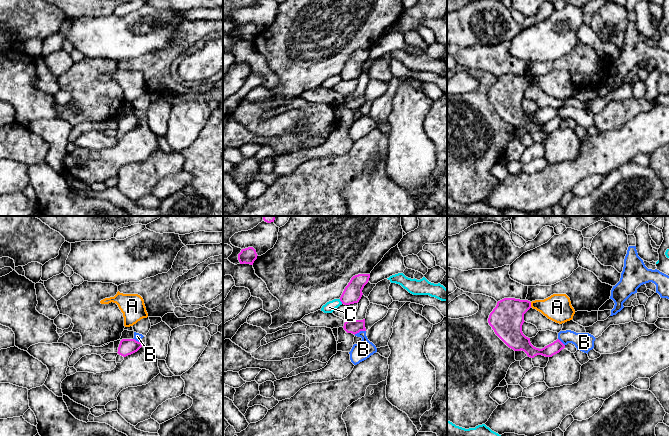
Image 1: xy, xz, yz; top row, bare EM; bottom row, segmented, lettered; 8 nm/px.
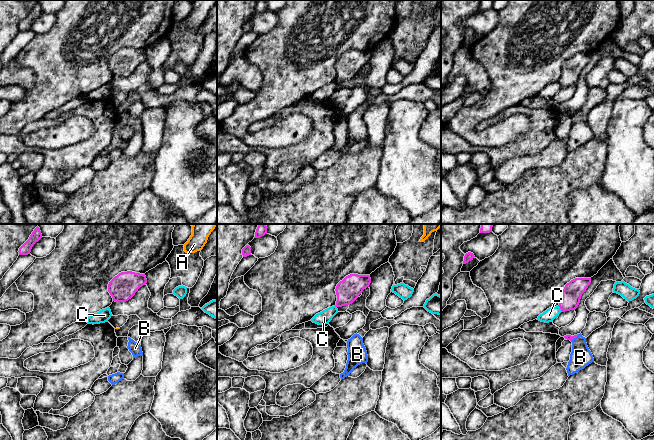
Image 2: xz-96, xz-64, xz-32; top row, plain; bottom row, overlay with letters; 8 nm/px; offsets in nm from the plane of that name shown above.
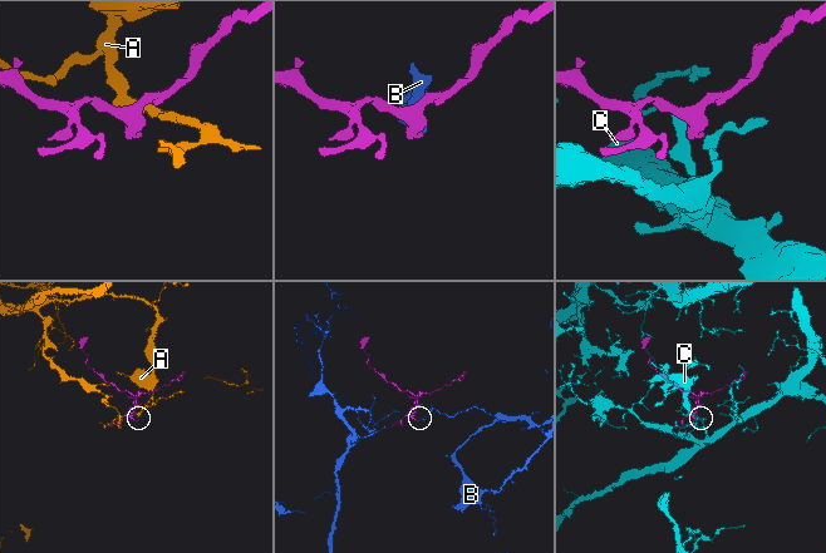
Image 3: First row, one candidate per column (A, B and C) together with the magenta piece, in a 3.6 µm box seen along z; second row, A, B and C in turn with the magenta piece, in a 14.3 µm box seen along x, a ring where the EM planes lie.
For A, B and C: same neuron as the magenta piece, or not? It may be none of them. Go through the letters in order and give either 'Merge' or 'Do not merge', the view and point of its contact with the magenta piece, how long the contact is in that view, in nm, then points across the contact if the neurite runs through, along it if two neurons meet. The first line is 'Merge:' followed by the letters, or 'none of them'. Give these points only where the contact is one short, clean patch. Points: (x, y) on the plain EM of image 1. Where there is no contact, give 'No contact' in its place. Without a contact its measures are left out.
Merge: none of them
A: Do not merge. Touches magenta at yz (530, 80). Shared border 40 nm. Boundary: yz (530, 78), (531, 82)
B: Do not merge. Touches magenta at xz (359, 107). Shared border 100 nm. Boundary: xz (365, 106), (360, 106), (354, 110)
C: Do not merge. Touches magenta at xz (340, 76). Shared border 50 nm

